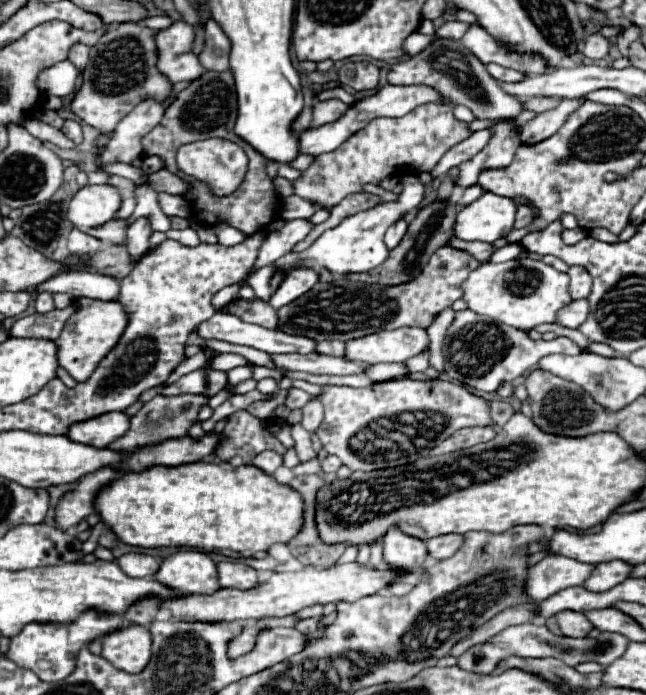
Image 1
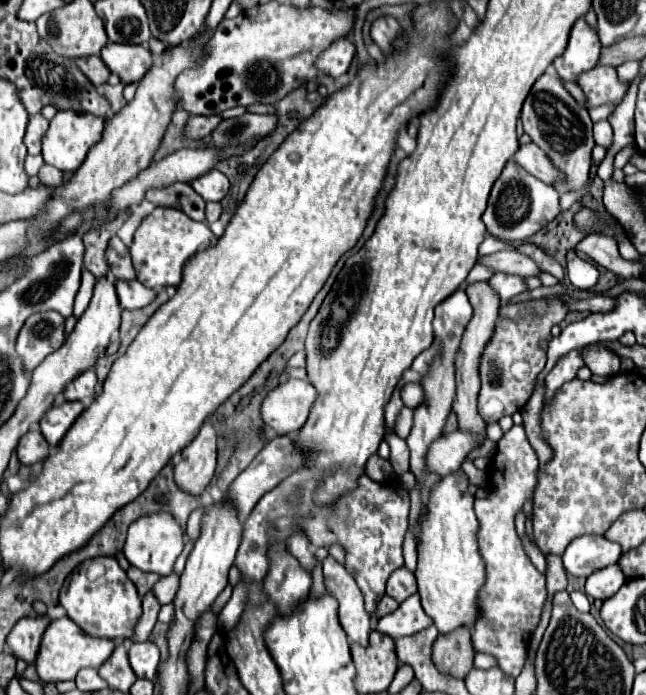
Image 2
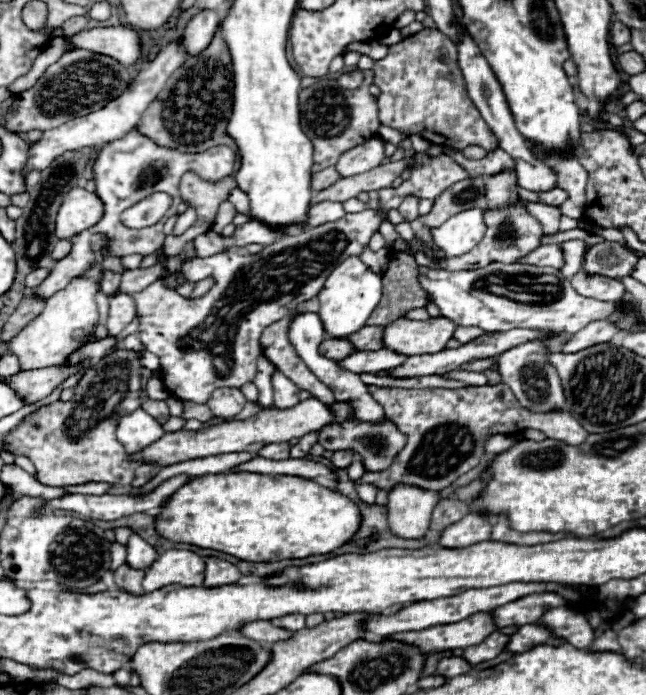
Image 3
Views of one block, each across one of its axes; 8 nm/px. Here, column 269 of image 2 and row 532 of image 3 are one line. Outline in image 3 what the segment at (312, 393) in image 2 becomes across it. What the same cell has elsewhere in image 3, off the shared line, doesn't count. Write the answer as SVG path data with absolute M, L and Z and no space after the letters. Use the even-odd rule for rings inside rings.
M400 484L388 494L388 526L400 538L422 538L428 532L432 510L436 508L438 492L410 488Z

